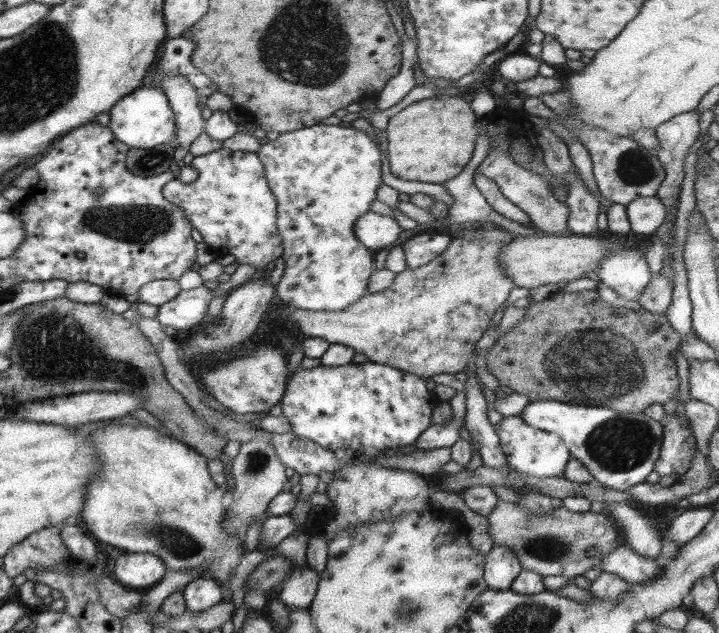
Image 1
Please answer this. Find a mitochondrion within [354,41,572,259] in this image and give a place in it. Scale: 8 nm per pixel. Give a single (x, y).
(471, 229)

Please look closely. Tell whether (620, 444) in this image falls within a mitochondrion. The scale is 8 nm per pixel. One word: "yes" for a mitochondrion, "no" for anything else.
yes

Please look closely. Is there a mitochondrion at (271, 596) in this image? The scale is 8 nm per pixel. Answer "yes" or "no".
no

